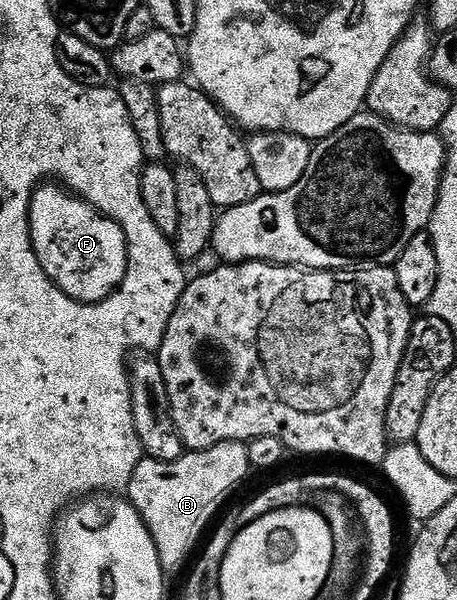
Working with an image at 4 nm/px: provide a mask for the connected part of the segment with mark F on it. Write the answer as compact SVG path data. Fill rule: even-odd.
M55 182L38 186L33 193L29 205L29 229L32 249L36 251L41 269L57 289L77 304L100 303L107 299L109 288L119 288L124 275L126 279L129 274L130 246L120 225ZM107 279L110 287L106 289L103 283Z

